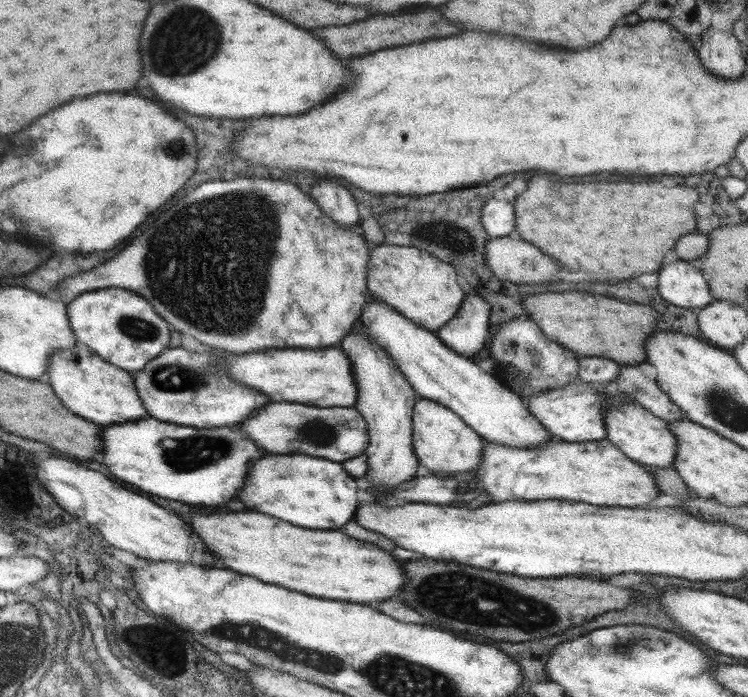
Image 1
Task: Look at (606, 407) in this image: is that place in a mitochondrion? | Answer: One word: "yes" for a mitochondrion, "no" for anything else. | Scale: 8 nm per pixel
no

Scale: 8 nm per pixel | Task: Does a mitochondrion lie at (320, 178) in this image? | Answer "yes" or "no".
no

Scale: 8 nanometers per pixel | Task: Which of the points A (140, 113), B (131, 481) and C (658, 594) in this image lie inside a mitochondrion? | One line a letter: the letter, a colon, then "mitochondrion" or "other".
A: other
B: other
C: other

